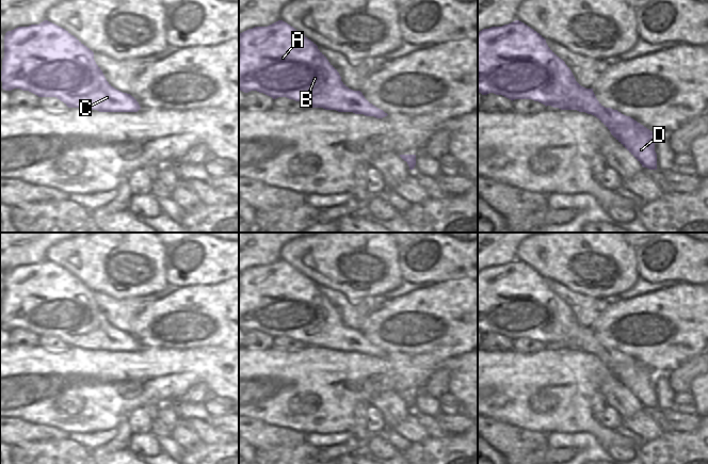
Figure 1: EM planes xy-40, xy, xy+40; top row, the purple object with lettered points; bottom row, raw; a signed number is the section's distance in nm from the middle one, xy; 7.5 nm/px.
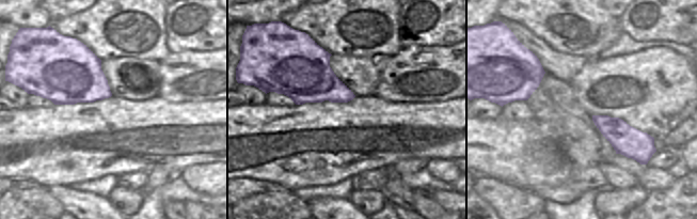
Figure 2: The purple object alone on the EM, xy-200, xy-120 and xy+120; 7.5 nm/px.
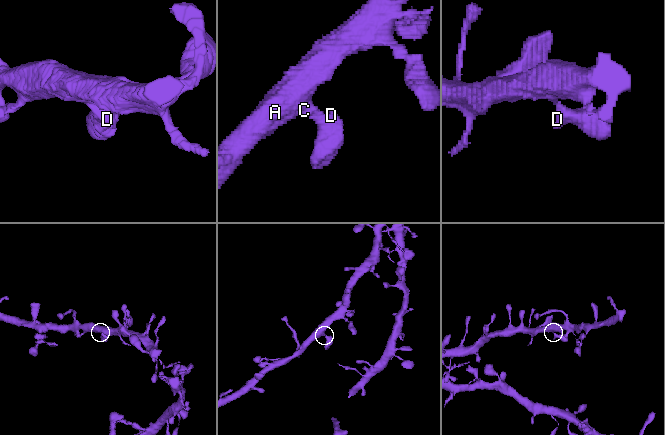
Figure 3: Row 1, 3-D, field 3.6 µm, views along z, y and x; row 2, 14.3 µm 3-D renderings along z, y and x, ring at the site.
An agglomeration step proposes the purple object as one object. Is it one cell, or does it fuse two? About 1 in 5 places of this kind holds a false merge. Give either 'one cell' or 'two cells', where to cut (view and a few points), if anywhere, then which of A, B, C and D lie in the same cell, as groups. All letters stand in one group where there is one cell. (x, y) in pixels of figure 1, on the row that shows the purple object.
one cell | no cut | A B C D

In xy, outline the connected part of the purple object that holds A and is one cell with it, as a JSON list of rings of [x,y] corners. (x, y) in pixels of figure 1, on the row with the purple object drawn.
[[[283,20],[239,34],[239,90],[257,91],[273,99],[287,97],[309,108],[353,112],[383,118],[388,114],[370,103],[360,91],[349,89],[318,46]]]

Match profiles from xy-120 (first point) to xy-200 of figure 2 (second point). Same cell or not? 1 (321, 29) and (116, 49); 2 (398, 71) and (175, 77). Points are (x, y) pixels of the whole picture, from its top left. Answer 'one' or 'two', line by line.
1: one
2: one

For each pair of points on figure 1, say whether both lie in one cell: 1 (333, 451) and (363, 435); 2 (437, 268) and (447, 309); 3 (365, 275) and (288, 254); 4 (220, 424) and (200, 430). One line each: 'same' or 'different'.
1: same
2: different
3: same
4: different

